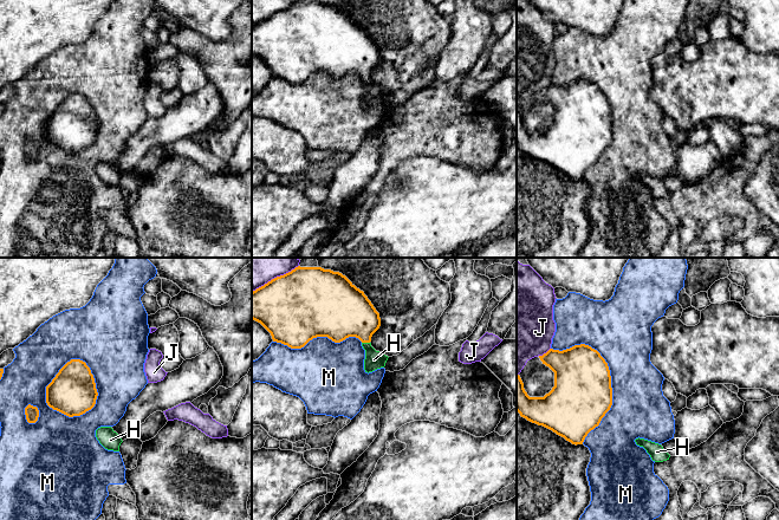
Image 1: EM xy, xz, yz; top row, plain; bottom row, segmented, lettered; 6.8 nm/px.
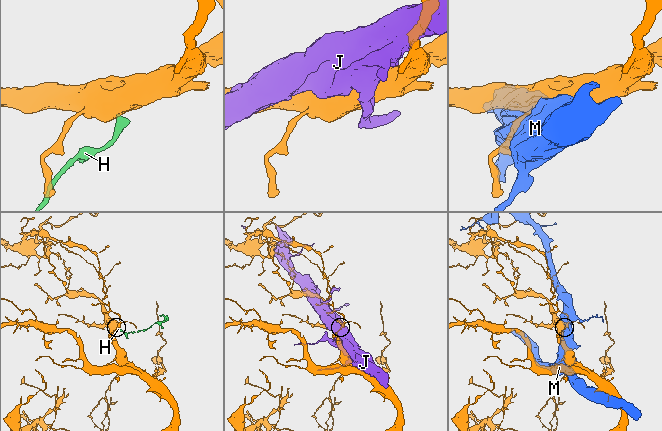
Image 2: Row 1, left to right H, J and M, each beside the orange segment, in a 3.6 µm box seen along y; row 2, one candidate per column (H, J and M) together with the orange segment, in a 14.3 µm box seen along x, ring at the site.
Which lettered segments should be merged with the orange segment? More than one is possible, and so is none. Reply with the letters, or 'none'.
H

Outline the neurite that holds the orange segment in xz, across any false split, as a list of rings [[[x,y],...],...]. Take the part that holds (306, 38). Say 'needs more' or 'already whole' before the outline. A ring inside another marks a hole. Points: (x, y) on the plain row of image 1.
needs more | [[[296,2],[252,27],[252,54],[260,58],[273,77],[301,84],[317,72],[340,78],[356,72],[365,85],[364,105],[384,103],[388,91],[371,82],[371,72],[381,61],[379,48],[363,26],[345,11],[322,2]]]

